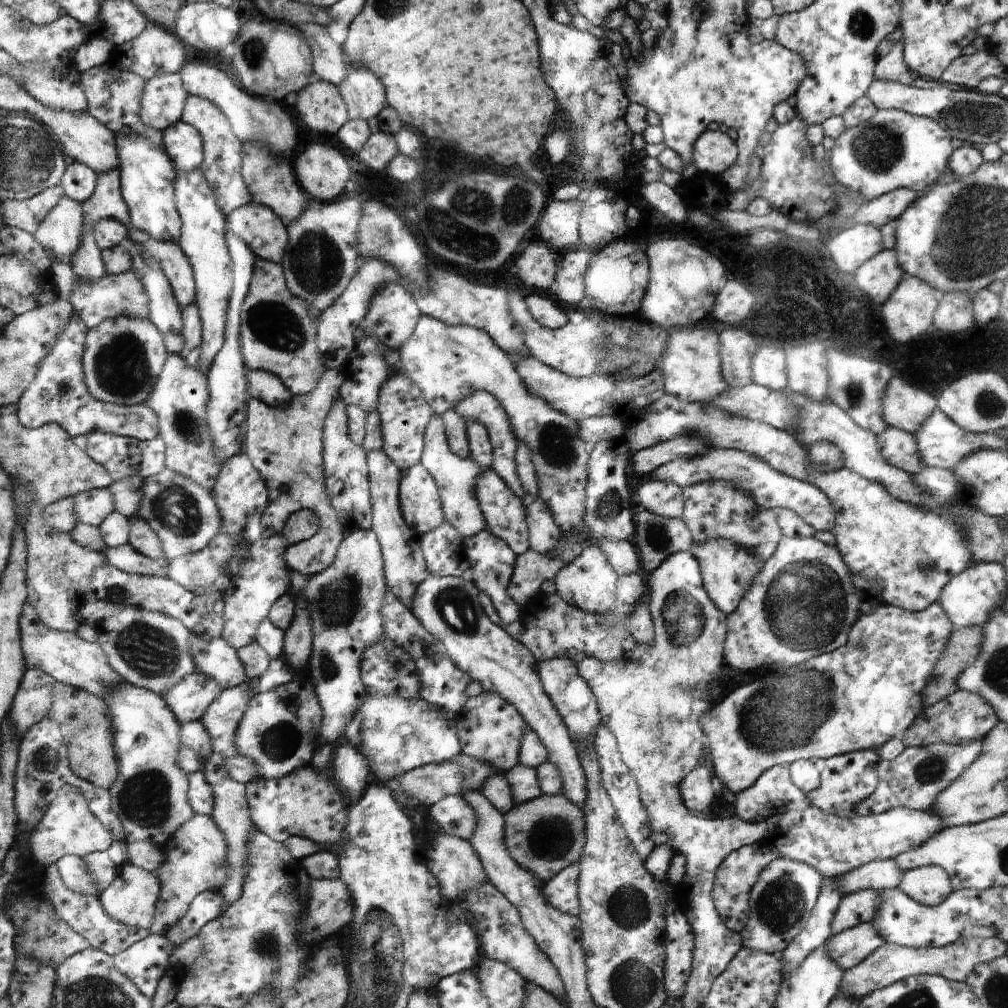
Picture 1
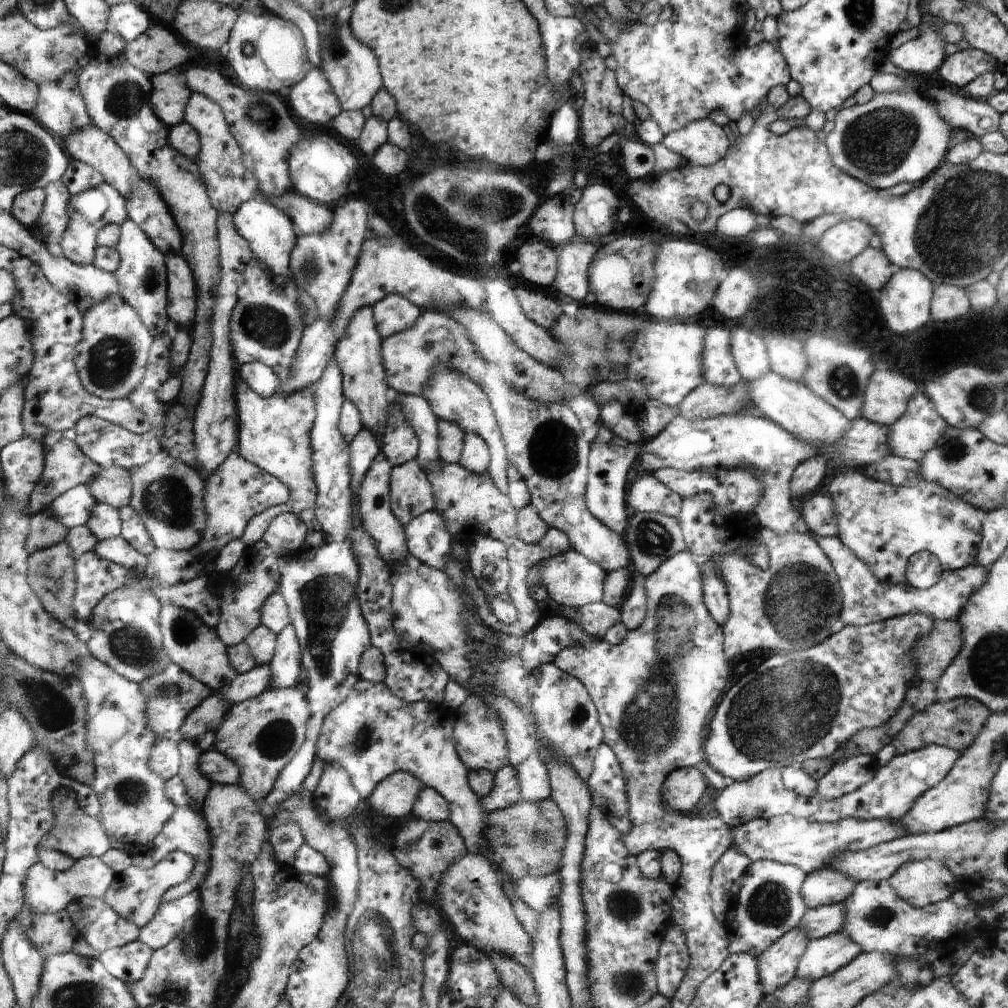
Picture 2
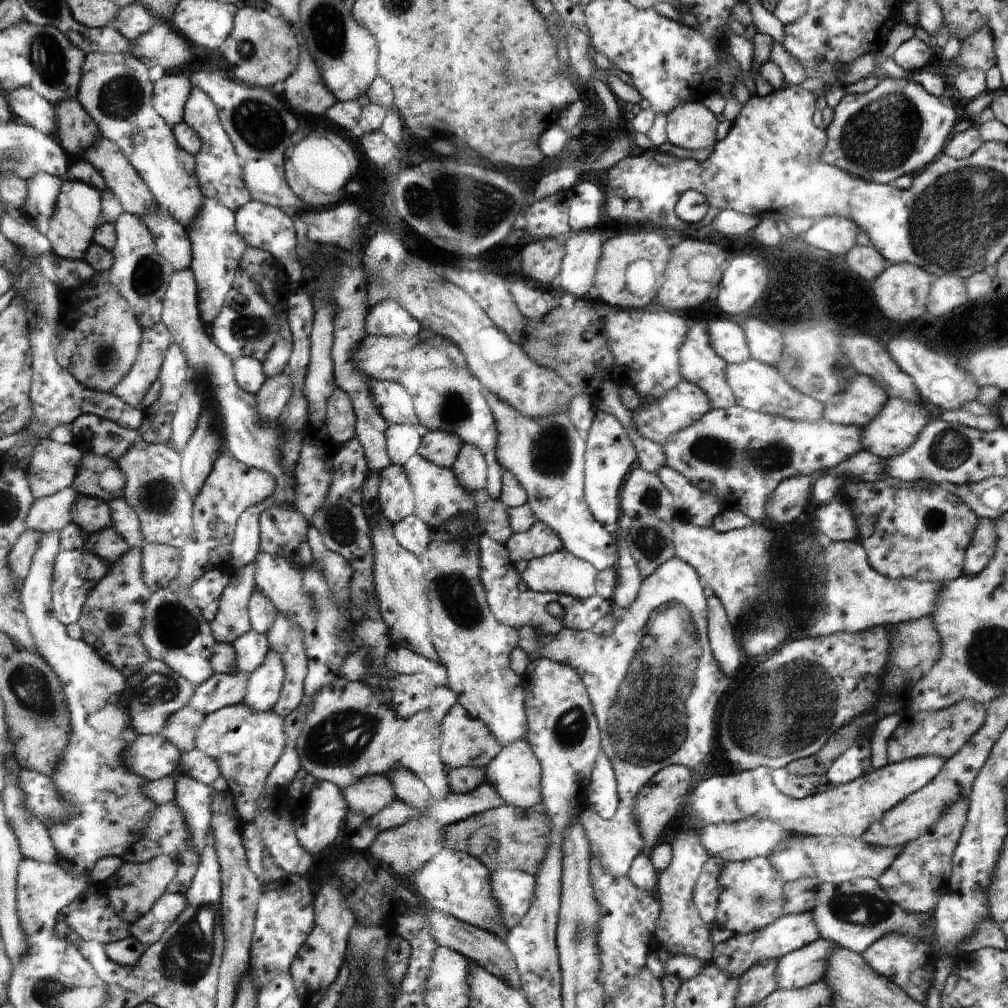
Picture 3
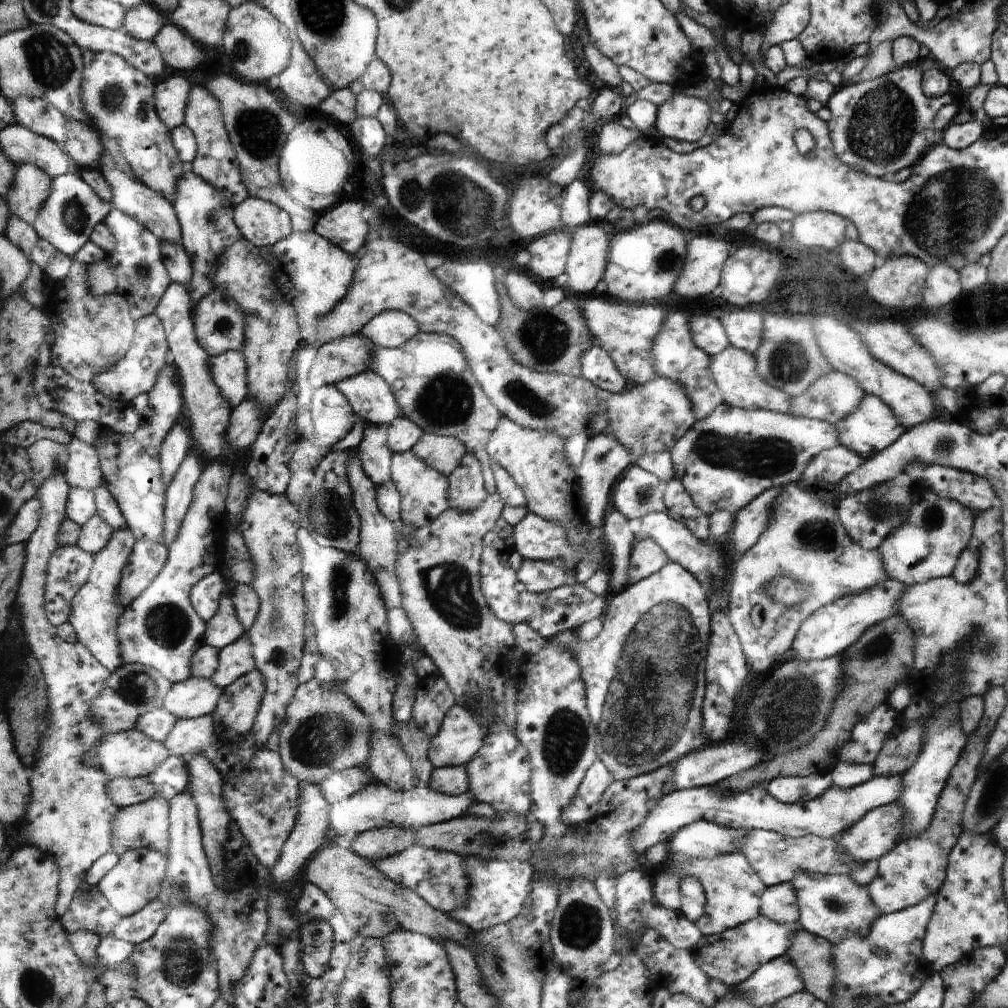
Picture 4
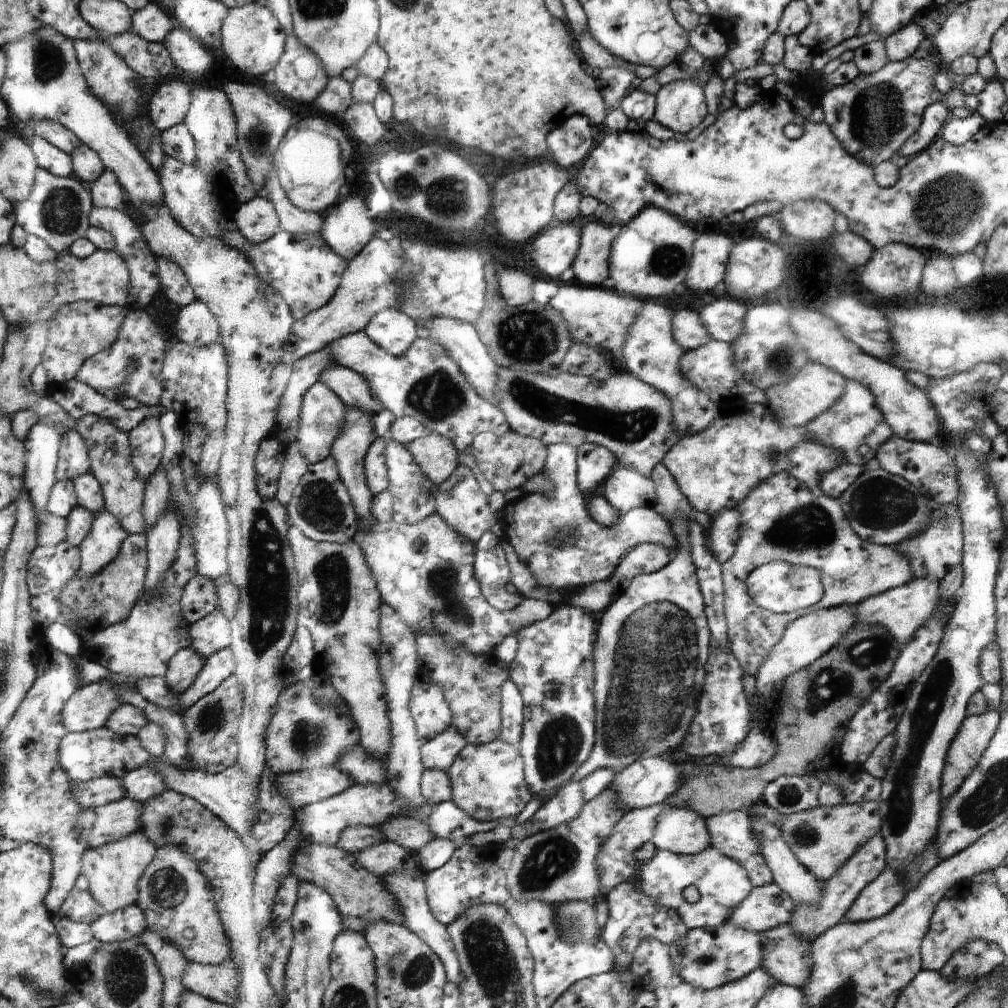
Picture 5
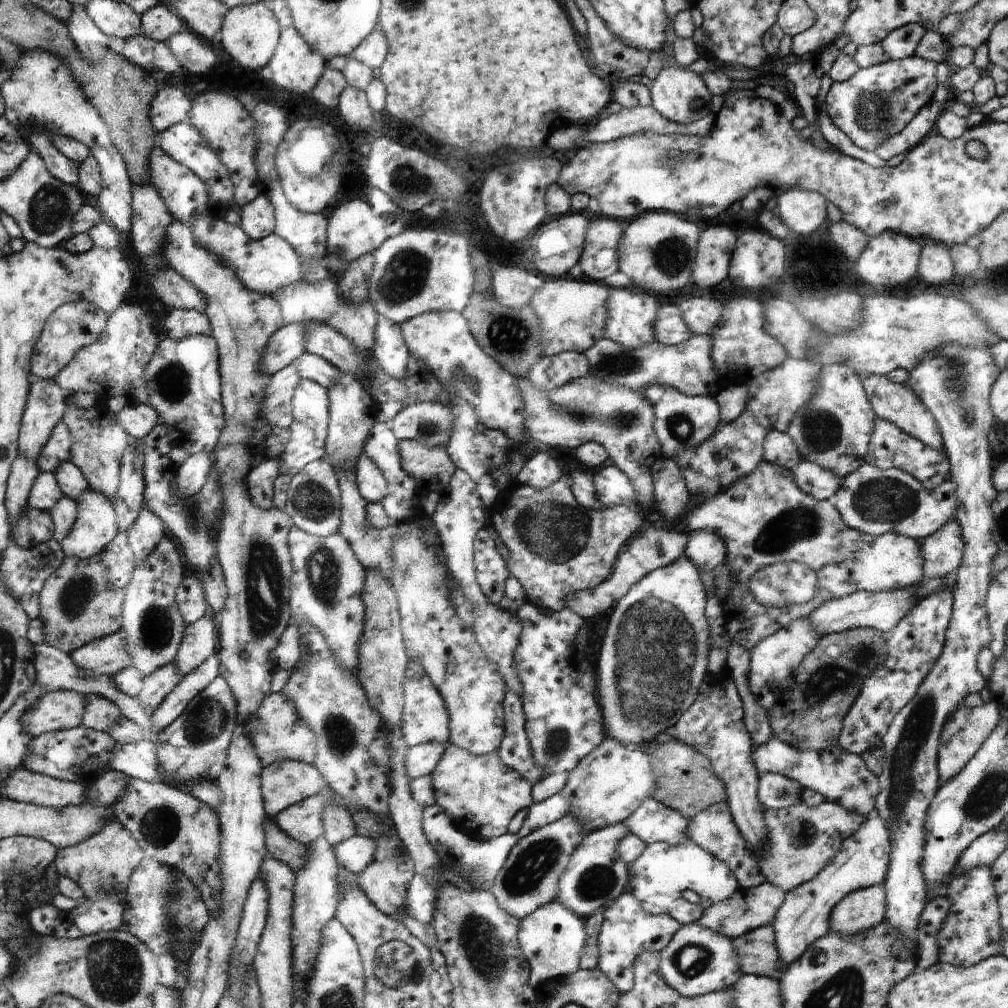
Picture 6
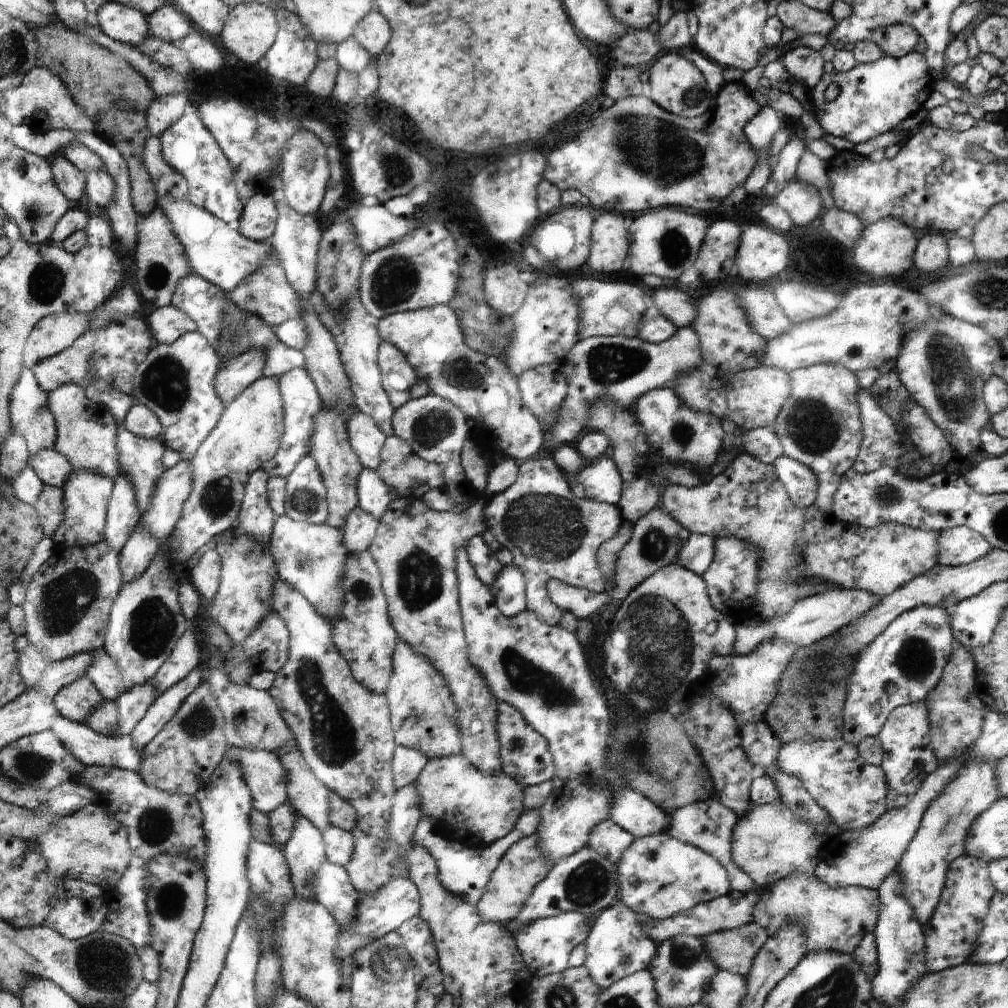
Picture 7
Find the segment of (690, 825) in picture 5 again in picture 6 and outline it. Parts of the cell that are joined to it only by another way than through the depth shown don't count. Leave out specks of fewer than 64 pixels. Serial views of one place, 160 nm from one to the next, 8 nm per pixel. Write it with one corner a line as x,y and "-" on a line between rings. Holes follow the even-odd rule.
654,798
644,801
624,822
630,833
641,838
646,844
665,842
671,845
681,845
689,840
689,819
681,813
667,807
665,803

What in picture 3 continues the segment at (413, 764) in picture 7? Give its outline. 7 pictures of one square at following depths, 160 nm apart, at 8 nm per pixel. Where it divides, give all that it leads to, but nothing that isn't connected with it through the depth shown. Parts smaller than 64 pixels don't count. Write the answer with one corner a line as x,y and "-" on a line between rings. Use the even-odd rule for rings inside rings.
459,702
450,707
440,723
442,729
441,754
454,769
486,767
501,752
500,740
493,731
481,719
474,718

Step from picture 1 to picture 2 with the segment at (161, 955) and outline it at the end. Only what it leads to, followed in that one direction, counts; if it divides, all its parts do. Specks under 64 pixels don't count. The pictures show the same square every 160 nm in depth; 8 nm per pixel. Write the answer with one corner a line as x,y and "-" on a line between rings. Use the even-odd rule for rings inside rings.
130,942
124,948
106,950
100,960
106,964
106,970
124,982
138,982
144,976
152,950
142,942

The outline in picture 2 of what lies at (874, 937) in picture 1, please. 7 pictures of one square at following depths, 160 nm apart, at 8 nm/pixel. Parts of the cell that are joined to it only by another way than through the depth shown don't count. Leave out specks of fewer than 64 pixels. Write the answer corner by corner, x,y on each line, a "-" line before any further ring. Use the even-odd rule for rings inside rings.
844,931
812,939
798,963
796,976
815,981
836,973
852,962
863,950

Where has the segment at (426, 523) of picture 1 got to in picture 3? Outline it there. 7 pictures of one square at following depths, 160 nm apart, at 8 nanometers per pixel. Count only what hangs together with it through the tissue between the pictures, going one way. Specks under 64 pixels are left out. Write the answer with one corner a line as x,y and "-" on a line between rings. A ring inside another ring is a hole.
390,465
379,474
378,500
381,515
396,526
406,517
416,513
416,495
400,465

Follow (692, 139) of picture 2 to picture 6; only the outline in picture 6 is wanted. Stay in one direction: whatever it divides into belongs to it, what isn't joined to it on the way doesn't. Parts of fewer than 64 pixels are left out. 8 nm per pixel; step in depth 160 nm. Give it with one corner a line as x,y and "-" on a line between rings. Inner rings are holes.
668,66
663,68
652,88
651,92
651,105
669,121
686,125
688,123
696,122
703,119
710,110
710,100
712,94
706,88
704,81
700,74
691,72
690,70
682,68
673,68

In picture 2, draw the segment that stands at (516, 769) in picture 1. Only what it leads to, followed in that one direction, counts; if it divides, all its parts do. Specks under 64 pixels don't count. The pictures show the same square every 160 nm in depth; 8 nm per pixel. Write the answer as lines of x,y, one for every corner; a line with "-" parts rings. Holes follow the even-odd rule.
506,765
495,774
492,792
480,797
482,806
488,813
516,805
521,800
521,787
512,766

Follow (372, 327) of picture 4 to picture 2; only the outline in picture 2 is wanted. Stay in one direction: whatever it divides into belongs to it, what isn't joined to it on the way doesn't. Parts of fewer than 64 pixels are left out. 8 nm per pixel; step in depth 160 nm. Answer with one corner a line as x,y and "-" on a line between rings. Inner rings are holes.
398,293
386,295
372,306
377,331
383,339
408,330
417,324
422,310

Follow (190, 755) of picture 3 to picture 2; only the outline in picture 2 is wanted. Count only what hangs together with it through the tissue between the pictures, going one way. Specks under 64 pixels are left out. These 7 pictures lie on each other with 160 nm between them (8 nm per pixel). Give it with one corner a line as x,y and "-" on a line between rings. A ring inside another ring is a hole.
216,750
204,752
201,756
200,770
212,783
238,785
241,778
237,763

